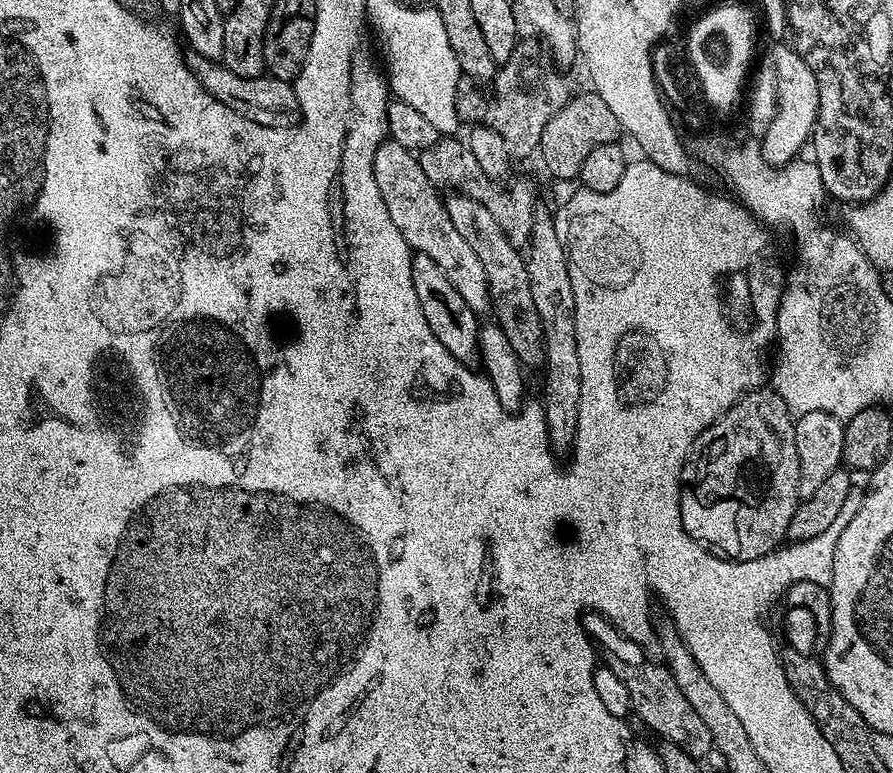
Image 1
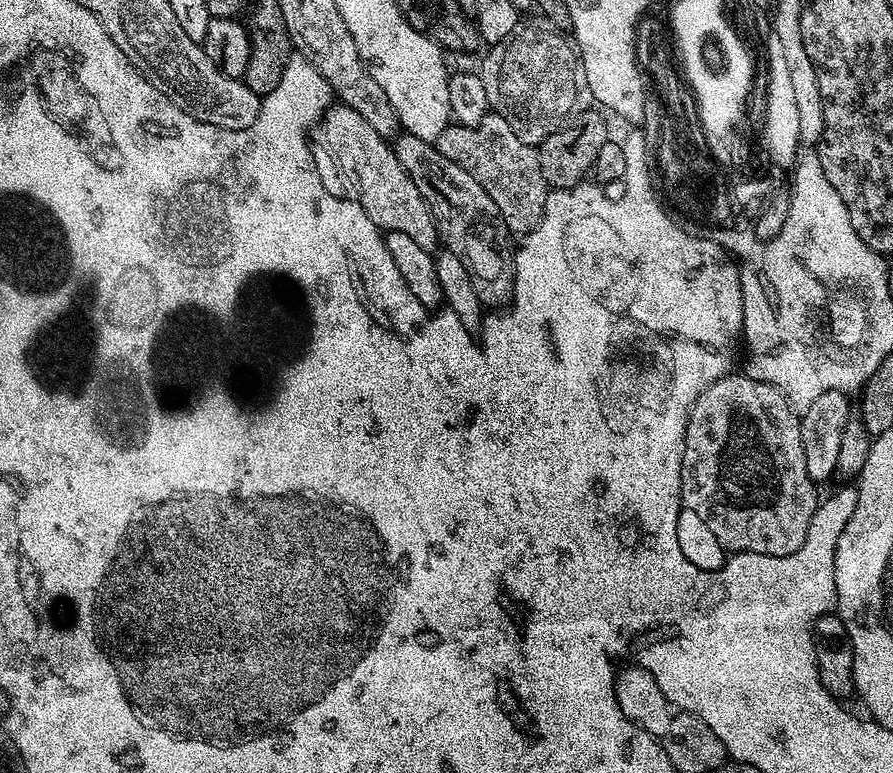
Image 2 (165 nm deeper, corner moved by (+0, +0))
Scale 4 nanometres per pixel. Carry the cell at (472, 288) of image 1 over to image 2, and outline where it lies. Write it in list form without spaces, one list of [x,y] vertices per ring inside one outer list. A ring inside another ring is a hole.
[[[341,102],[329,107],[324,114],[323,128],[324,140],[328,143],[337,166],[342,171],[349,172],[356,183],[355,199],[362,210],[366,210],[370,222],[374,222],[385,233],[398,231],[406,234],[414,238],[414,242],[418,242],[423,250],[435,253],[438,248],[438,233],[432,211],[430,206],[426,206],[422,194],[418,194],[418,186],[414,186],[410,174],[402,170],[402,162],[398,162],[395,147],[378,134],[356,110]]]

